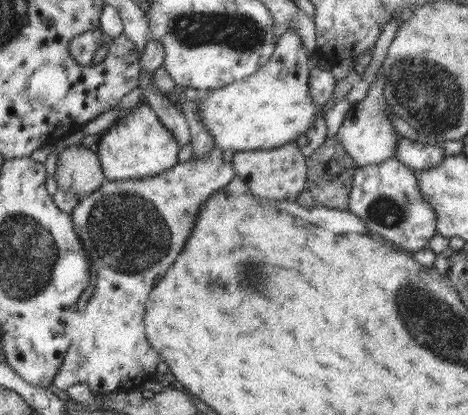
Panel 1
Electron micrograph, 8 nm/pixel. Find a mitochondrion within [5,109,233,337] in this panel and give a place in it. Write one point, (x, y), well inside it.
(130, 234)

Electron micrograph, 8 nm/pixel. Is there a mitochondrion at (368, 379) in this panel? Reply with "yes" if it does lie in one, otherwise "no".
no

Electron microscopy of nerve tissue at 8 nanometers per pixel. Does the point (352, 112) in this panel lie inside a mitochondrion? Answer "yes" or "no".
no

